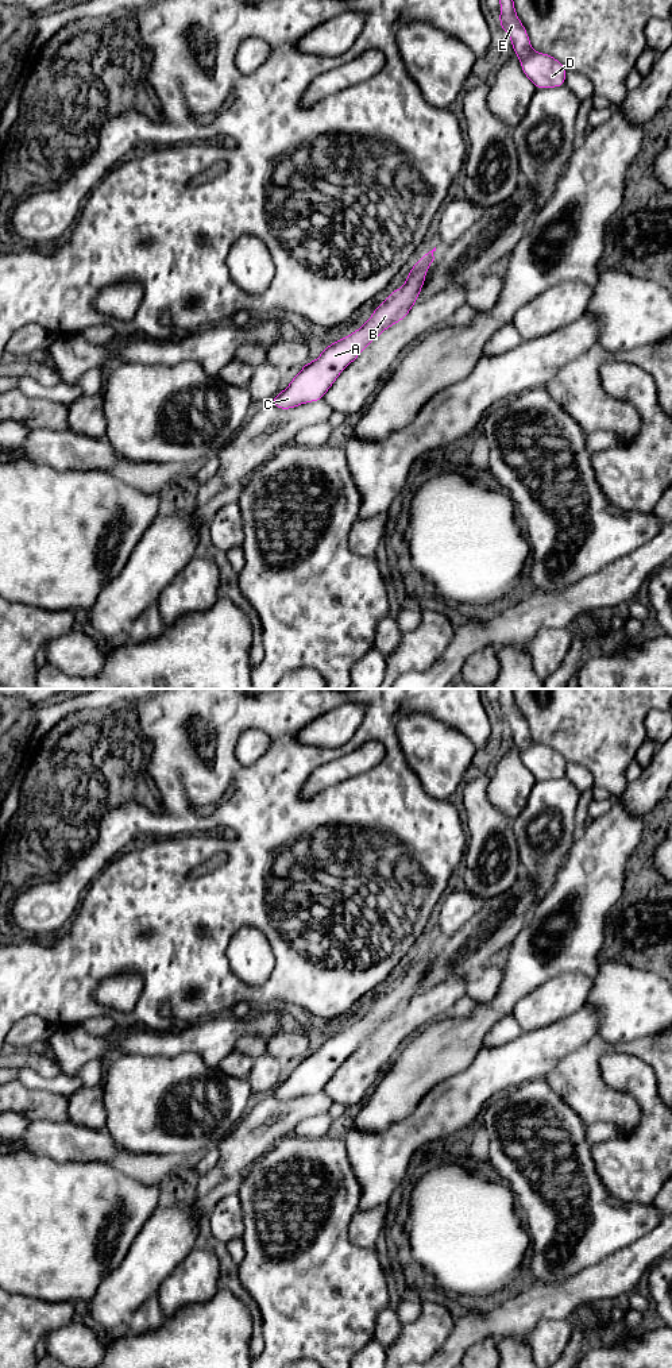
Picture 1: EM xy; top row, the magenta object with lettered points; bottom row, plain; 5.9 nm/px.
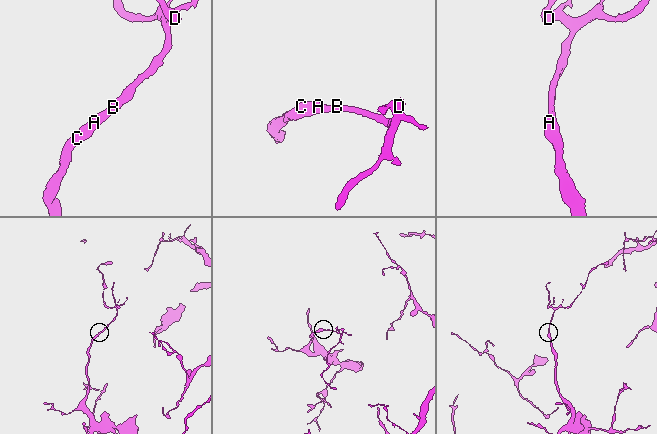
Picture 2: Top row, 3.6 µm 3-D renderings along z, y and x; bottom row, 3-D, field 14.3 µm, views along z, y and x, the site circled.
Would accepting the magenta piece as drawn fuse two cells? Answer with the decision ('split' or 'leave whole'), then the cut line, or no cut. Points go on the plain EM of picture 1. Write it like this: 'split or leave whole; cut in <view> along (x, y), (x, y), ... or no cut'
leave whole; no cut

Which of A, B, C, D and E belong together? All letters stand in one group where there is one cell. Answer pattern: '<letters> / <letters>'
A B C D E

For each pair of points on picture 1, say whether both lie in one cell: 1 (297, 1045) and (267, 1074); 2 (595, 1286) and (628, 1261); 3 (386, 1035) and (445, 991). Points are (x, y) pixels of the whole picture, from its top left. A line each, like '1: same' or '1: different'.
1: same
2: same
3: same

